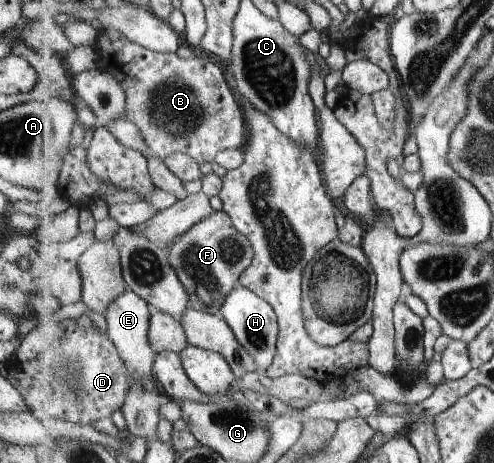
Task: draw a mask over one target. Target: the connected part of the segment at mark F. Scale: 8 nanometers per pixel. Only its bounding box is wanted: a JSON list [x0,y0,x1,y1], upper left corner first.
[169,211,252,318]

